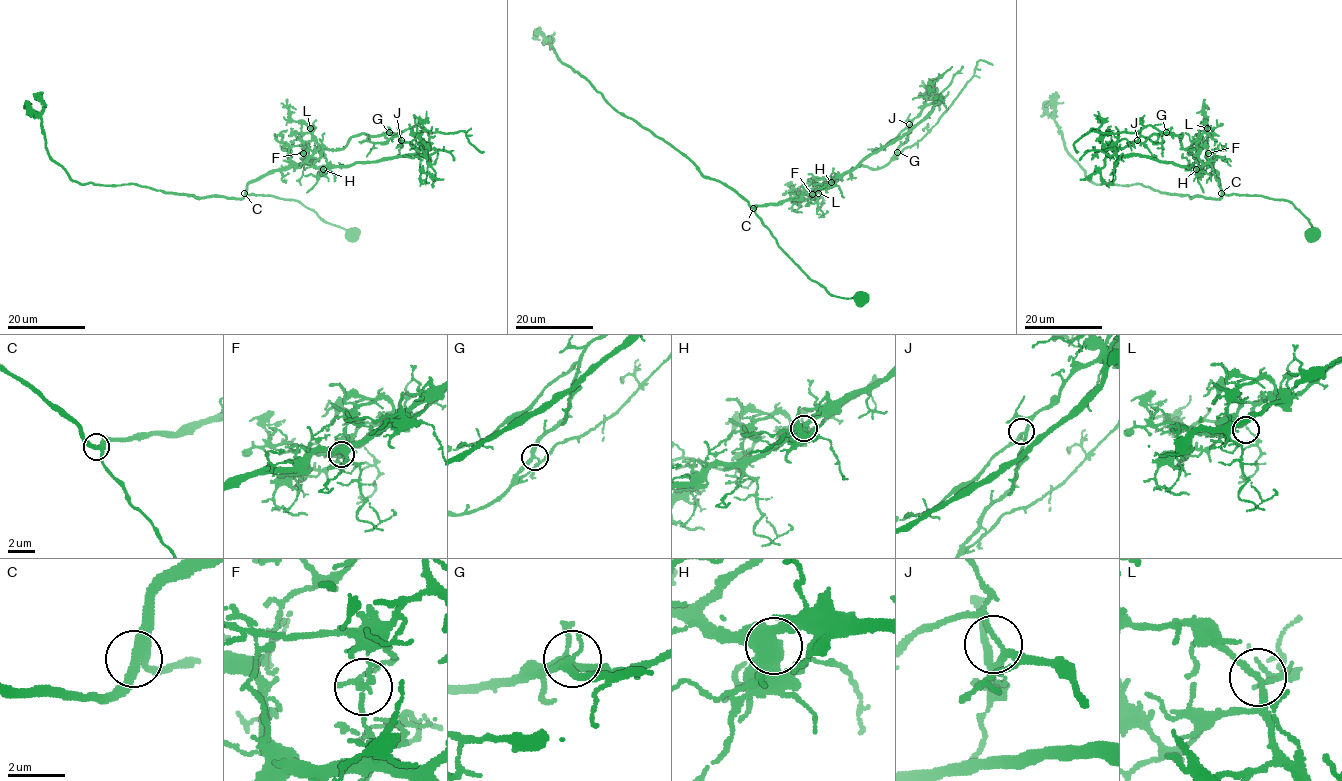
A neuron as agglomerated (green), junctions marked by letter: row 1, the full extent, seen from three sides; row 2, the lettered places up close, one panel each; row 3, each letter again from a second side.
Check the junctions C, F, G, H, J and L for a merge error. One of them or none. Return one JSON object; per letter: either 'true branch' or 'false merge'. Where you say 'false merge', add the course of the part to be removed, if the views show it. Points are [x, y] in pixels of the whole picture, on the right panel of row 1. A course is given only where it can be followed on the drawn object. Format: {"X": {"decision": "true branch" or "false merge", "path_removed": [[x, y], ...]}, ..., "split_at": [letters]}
{"C": {"decision": "true branch"}, "F": {"decision": "false merge", "path_removed": [[1208, 152], [1199, 140], [1185, 149], [1182, 134], [1150, 125], [1133, 133], [1090, 131], [1074, 143], [1078, 151]]}, "G": {"decision": "true branch"}, "H": {"decision": "true branch"}, "J": {"decision": "true branch"}, "L": {"decision": "true branch"}, "split_at": ["F"]}

